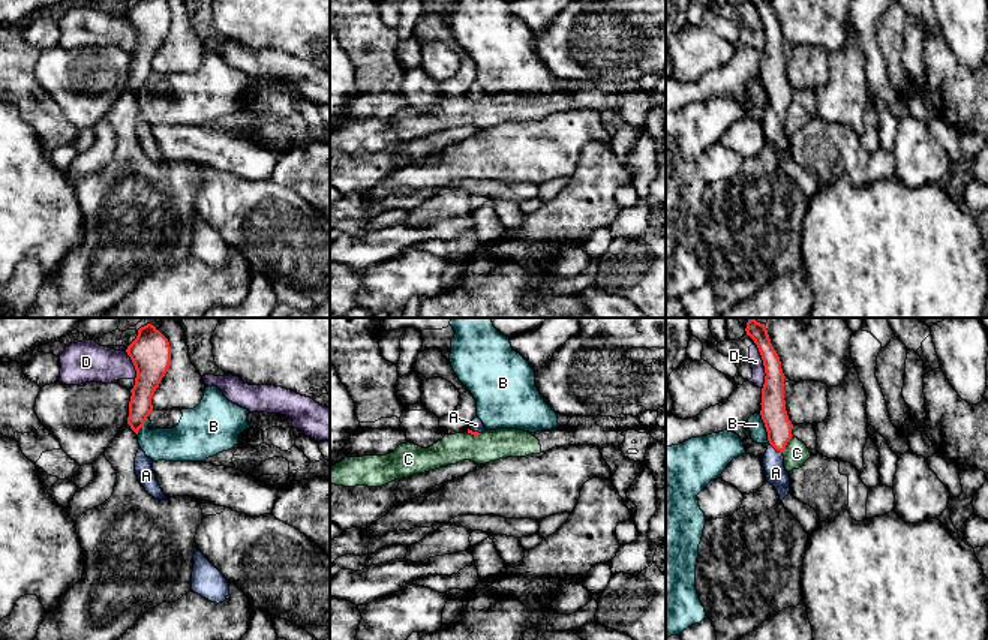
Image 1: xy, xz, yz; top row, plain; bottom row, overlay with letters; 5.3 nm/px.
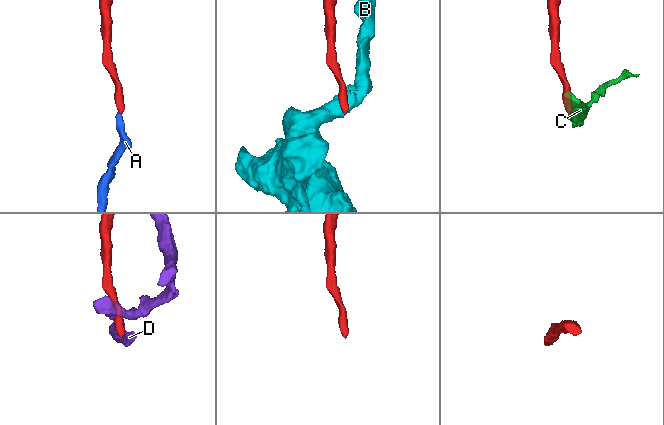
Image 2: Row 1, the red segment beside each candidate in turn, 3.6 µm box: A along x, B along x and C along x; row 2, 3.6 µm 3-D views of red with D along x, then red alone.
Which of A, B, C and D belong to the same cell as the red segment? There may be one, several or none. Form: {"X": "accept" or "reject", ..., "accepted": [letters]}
{"A": "accept", "B": "reject", "C": "reject", "D": "reject", "accepted": ["A"]}

